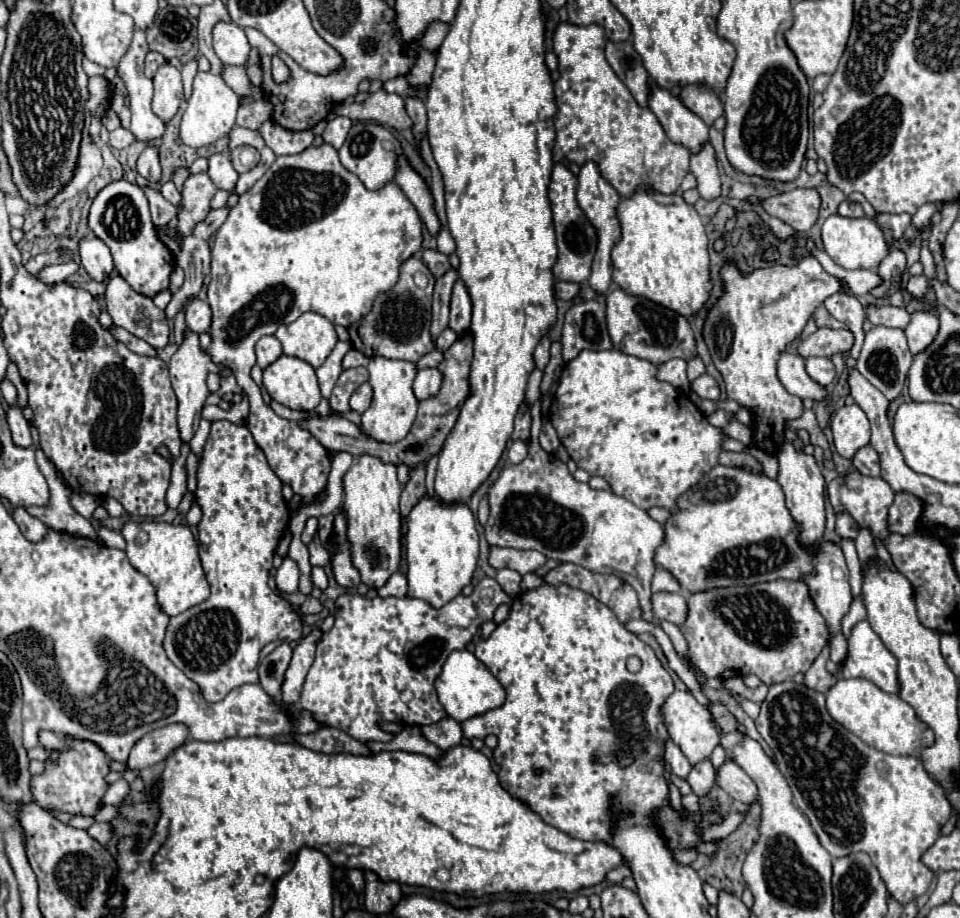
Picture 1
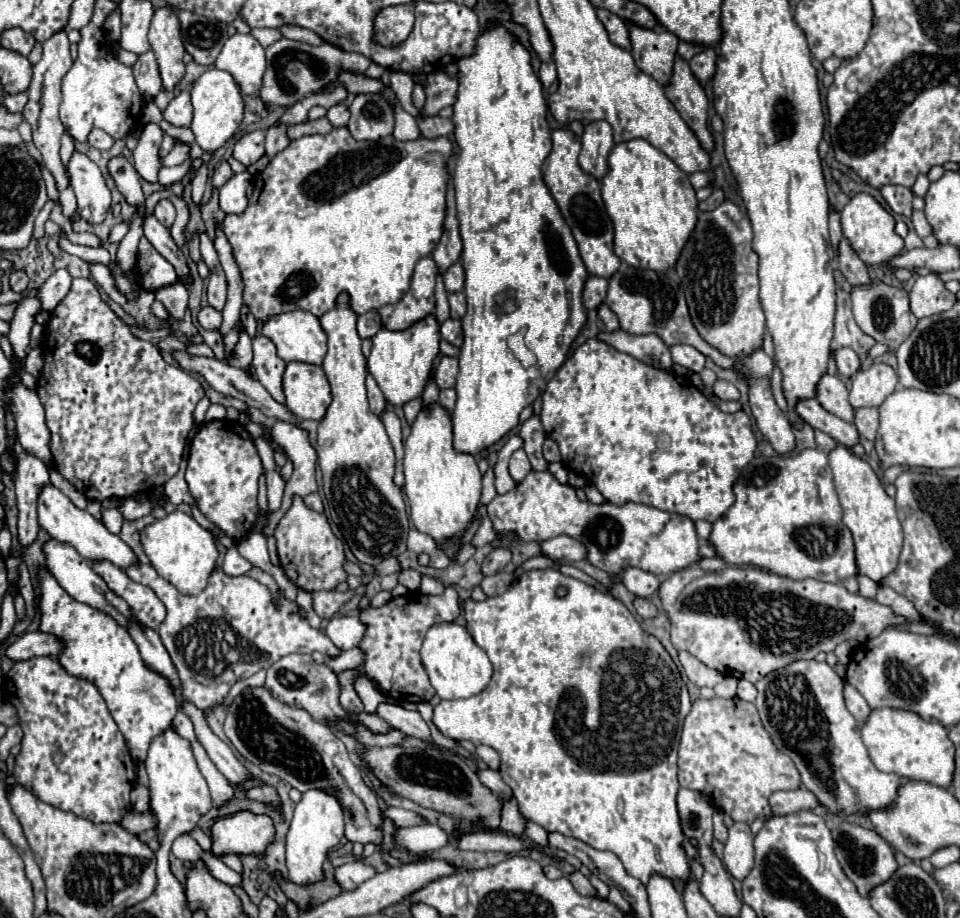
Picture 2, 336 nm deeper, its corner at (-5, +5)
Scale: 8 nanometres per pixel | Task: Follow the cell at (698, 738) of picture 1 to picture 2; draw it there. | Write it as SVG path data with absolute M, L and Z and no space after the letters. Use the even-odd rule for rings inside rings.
M712 698L712 700L694 700L692 710L688 712L682 728L682 740L678 750L678 782L682 788L704 792L718 810L732 816L734 822L754 822L756 816L770 816L768 796L776 790L794 790L800 788L800 774L796 772L792 760L782 754L774 744L768 732L764 730L756 706L736 700Z

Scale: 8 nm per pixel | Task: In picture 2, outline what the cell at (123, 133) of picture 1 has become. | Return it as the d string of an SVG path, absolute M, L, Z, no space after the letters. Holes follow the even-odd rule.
M92 130L92 136L88 136L88 144L98 150L110 150L114 144L114 138L104 130Z

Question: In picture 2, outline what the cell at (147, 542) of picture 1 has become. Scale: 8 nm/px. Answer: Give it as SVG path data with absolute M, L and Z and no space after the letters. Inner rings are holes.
M176 510L168 514L162 520L154 520L148 524L142 534L142 546L150 560L150 564L156 568L156 572L168 580L180 594L196 596L206 588L206 580L210 572L216 568L218 550L212 534L204 530L192 516Z

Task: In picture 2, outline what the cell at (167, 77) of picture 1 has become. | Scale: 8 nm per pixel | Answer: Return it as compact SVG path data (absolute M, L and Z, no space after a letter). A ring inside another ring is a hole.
M170 6L154 12L148 40L160 66L164 90L174 90L174 86L184 78L186 66L182 62L182 56L186 50L180 40L180 24L176 16L172 16Z

